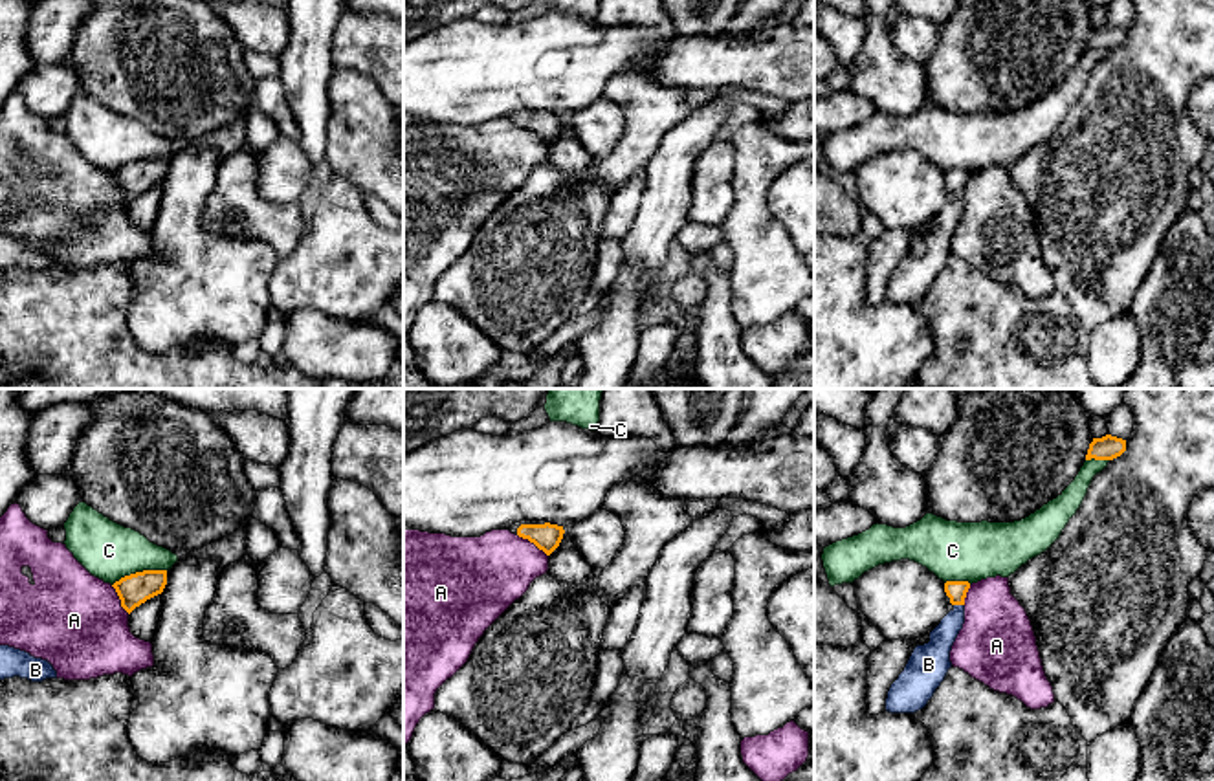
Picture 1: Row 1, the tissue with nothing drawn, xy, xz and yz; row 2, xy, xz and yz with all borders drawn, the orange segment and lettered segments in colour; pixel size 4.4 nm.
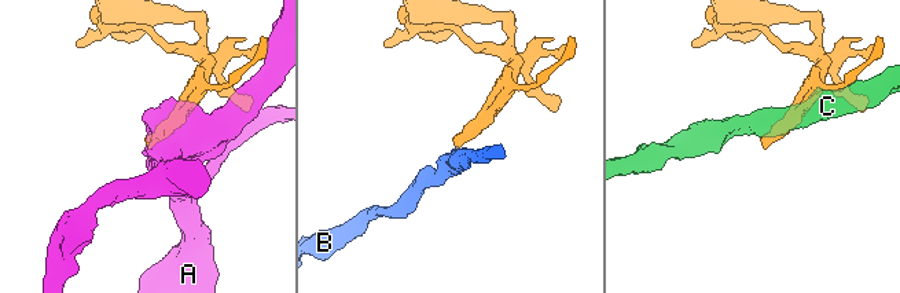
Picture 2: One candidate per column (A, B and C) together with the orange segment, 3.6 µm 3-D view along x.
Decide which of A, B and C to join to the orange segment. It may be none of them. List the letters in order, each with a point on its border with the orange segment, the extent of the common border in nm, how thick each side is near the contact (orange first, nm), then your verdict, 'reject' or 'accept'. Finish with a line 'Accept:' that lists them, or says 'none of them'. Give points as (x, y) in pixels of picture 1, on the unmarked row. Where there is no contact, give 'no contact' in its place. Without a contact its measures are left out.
A: meets orange in xz at (532, 131); contact 170 nm long; 120 nm thick on the orange side, 340 nm on the other; reject
B: meets orange in yz at (960, 193); contact 50 nm long; 90 nm thick on the orange side, 130 nm on the other; accept
C: meets orange in xy at (138, 162); contact 260 nm long; 140 nm thick on the orange side, 260 nm on the other; reject
Accept: B

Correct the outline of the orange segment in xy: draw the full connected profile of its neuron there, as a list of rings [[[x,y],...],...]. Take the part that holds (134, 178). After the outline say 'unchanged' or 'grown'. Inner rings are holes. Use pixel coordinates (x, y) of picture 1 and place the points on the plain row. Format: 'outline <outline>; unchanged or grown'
outline [[[143,160],[121,167],[112,176],[116,178],[121,196],[130,204],[147,189],[163,182],[167,174],[167,160]]]; unchanged

